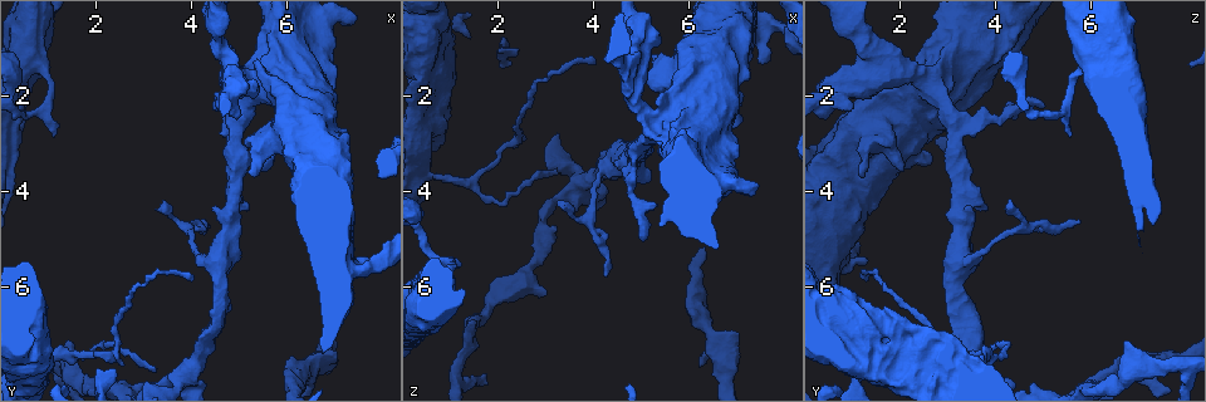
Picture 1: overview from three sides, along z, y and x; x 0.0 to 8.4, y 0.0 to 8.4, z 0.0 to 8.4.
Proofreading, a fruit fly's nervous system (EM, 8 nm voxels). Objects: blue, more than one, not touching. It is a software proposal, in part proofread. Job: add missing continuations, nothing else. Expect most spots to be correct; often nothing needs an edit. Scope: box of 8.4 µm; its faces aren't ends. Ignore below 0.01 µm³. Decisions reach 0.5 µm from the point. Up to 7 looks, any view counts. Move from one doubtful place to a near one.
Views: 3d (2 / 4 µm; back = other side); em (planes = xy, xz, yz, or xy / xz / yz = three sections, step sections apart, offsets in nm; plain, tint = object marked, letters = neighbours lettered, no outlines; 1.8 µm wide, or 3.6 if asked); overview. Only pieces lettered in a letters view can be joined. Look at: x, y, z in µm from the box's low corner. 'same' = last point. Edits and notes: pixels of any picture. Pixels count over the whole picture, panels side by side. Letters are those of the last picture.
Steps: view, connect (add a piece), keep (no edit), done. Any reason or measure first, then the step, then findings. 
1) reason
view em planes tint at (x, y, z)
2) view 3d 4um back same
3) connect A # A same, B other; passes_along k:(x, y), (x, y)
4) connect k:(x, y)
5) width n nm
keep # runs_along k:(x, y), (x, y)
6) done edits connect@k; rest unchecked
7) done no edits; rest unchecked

thin end
view em planes letters at (3.25, 4.35, 4.25)

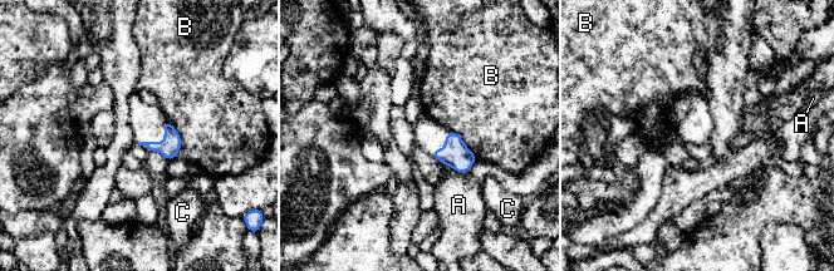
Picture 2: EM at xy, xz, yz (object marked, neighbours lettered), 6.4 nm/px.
longest_contact B 260 nm
keep # A other, B other, C other; border 2:(167, 119), (181, 141), (176, 157); none of them fits

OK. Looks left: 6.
an open end
view em 3.6um yz step 8 letters at (7.10, 7.30, 7.00)

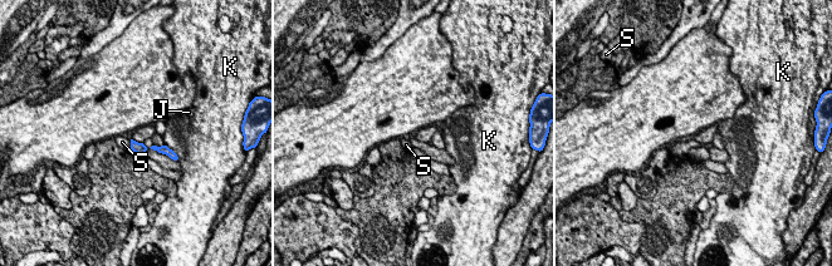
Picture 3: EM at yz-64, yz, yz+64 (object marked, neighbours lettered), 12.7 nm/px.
keep # J other, K other, S other; border 3:(128, 138), (131, 148); no lettered piece goes on from it

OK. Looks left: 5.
thin end
view em 3.6um yz step 16 tint at (4.25, 4.60, 5.80)

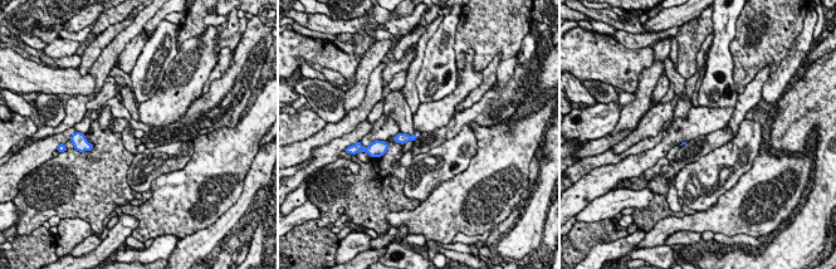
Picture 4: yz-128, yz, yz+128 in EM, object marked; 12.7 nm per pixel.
another direction
view em 3.6um planes letters same

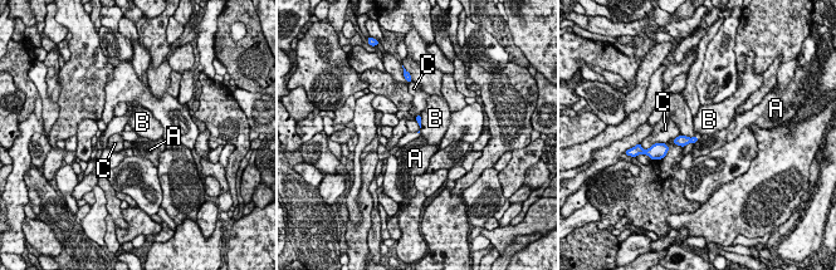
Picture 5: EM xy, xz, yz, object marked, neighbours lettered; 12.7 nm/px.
keep # A other, B other, C other; border 5:(698, 140), (694, 142); no lettered piece goes on from it

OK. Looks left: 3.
done no edits; rest unchecked

